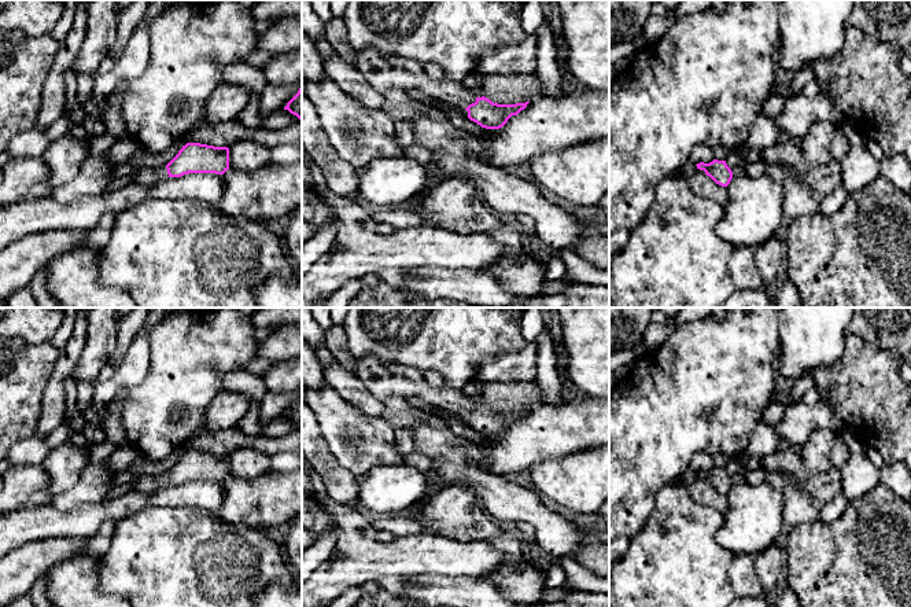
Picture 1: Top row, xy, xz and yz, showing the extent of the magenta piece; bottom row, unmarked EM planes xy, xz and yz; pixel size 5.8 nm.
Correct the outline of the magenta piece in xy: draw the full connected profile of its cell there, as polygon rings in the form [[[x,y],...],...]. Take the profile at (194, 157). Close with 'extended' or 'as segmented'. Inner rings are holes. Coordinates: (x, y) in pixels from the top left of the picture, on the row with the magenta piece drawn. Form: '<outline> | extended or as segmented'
[[[187,143],[166,166],[137,169],[133,183],[150,187],[167,177],[181,177],[188,173],[224,174],[228,169],[228,147]]] | extended

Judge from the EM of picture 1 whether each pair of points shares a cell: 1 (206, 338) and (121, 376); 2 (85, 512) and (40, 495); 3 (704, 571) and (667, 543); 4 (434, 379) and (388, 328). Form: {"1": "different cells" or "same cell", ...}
{"1": "different cells", "2": "different cells", "3": "same cell", "4": "different cells"}

